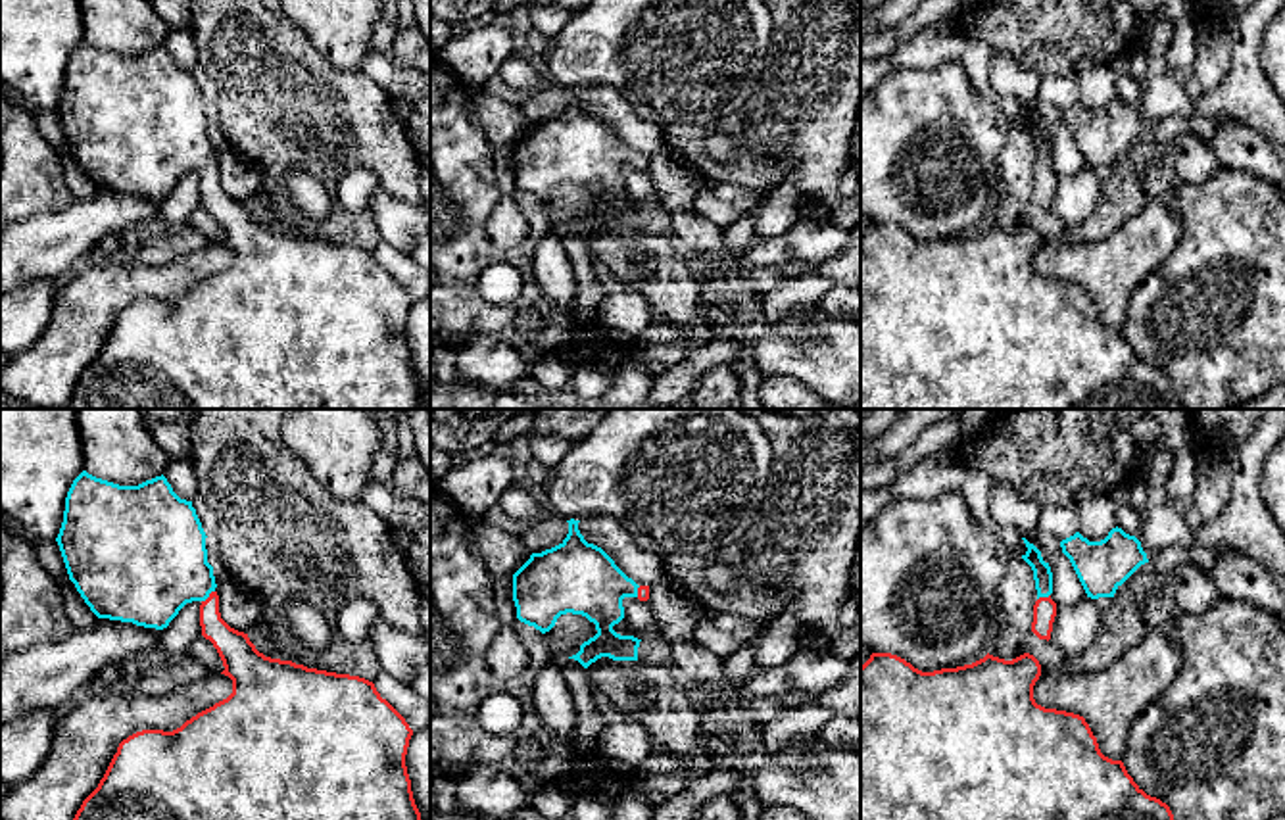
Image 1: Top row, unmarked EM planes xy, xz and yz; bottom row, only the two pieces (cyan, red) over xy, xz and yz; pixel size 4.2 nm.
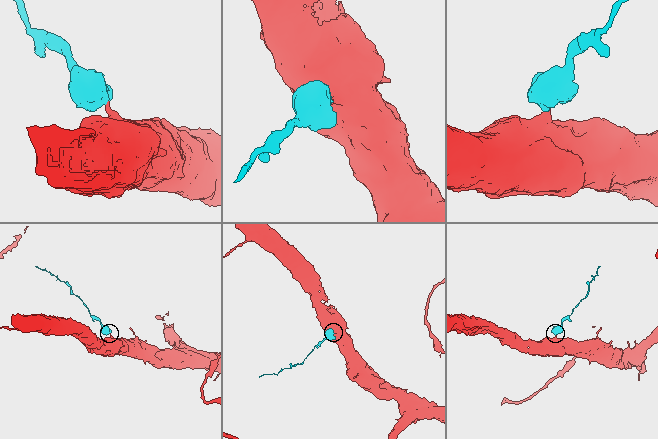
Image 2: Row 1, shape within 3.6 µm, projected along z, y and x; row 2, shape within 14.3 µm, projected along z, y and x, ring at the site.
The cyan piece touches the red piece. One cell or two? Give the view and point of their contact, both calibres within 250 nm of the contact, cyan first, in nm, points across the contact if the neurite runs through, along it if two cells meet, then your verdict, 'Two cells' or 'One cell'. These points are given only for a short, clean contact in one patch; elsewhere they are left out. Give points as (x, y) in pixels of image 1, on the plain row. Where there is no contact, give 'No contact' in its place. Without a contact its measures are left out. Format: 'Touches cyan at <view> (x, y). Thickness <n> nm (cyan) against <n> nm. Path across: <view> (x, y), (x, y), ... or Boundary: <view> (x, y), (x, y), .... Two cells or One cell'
Touches cyan at xy (208, 166). Thickness 420 nm (cyan) against 140 nm. Path across: xy (158, 133), (208, 166), (212, 194), (235, 217). One cell

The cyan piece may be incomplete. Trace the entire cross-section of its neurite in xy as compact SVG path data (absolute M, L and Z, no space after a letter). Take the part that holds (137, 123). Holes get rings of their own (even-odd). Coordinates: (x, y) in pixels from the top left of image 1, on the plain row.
M83 40L67 61L63 92L56 111L60 115L69 150L75 154L90 181L98 188L163 200L186 173L200 171L202 205L217 219L225 236L221 244L232 250L232 263L227 269L198 282L181 298L173 301L142 300L123 309L98 357L77 380L69 409L423 409L423 390L413 369L411 350L405 336L405 325L413 305L405 288L380 267L373 252L359 246L307 238L292 230L265 227L250 211L248 204L230 198L219 182L219 165L215 161L217 154L213 136L207 133L206 108L207 106L192 71L181 69L163 44L138 56L119 56Z

